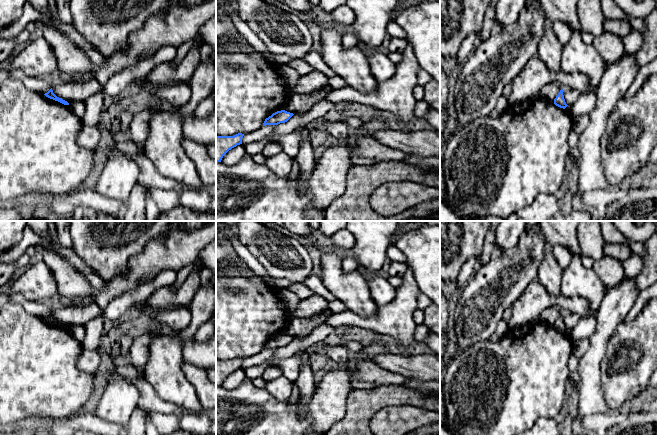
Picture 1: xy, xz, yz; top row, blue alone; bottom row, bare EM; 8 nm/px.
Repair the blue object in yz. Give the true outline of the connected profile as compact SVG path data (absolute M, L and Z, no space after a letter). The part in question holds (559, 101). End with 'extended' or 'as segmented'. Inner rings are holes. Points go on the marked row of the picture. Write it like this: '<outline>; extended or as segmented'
M563 89L560 90L556 98L554 99L554 104L560 108L565 109L568 105L565 102L564 95L563 95Z; as segmented

